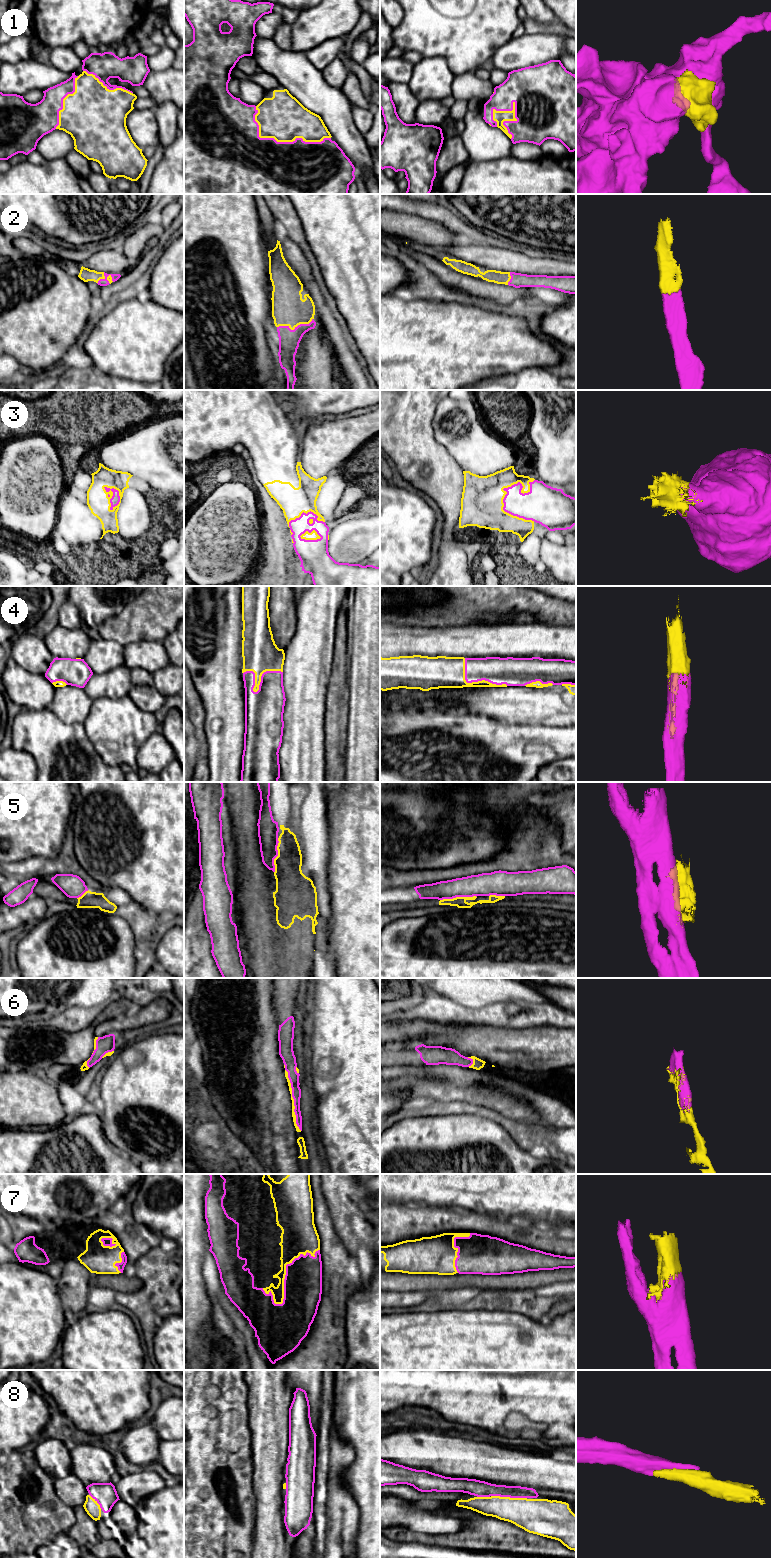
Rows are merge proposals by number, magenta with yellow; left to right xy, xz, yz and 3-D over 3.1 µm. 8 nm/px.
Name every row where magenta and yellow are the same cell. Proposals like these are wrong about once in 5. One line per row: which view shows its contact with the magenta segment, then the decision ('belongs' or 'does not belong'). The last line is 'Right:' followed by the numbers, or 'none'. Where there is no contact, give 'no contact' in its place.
1: xz | belongs
2: xz | belongs
3: yz | belongs
4: xz | belongs
5: yz | does not belong
6: xz | belongs
7: xz | belongs
8: yz | belongs
Right: 1, 2, 3, 4, 6, 7, 8

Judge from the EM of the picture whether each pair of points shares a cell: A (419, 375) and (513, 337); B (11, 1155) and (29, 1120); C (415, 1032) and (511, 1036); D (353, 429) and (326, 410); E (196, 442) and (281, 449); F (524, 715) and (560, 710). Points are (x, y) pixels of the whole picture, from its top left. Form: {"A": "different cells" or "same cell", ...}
{"A": "same cell", "B": "different cells", "C": "same cell", "D": "different cells", "E": "same cell", "F": "same cell"}

